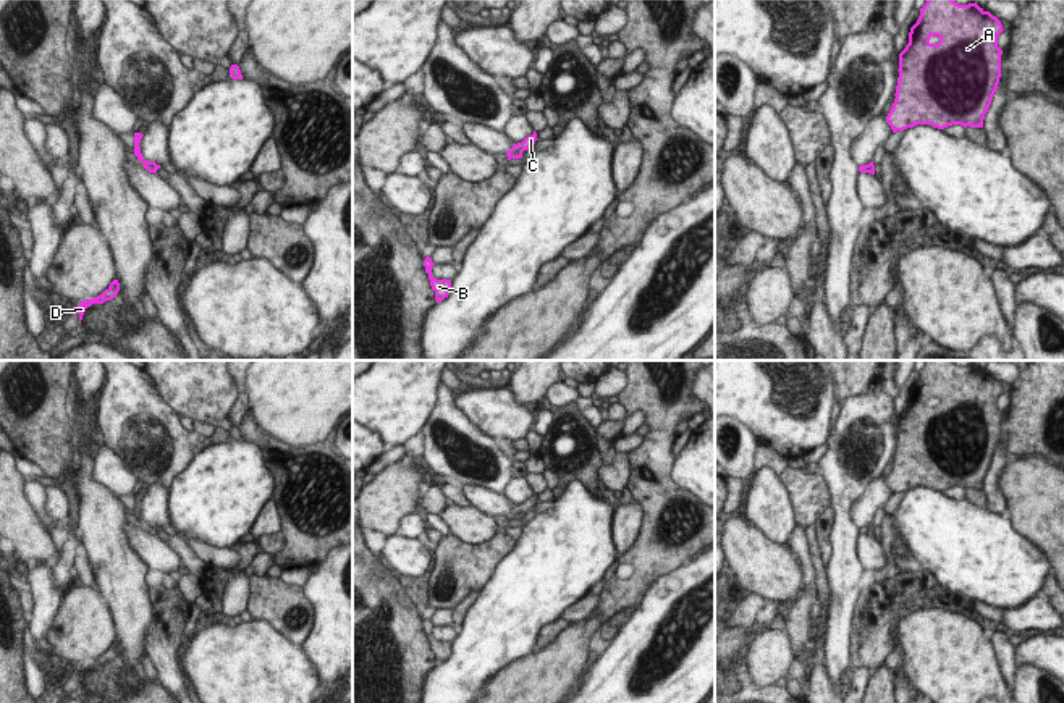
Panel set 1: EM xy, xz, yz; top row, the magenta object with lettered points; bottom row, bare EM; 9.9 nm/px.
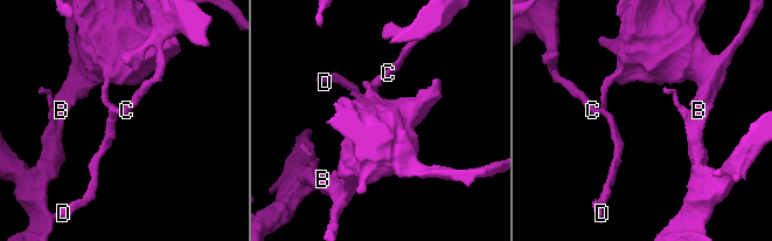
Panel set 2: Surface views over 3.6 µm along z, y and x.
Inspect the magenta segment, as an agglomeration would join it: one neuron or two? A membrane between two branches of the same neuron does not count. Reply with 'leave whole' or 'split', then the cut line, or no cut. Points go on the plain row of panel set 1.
split; cut in xy along (144, 526), (157, 530)

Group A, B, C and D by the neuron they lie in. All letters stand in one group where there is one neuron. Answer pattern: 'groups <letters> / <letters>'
groups A B / C D

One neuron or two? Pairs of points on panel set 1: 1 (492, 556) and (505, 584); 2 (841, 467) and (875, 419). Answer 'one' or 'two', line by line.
1: two
2: one

